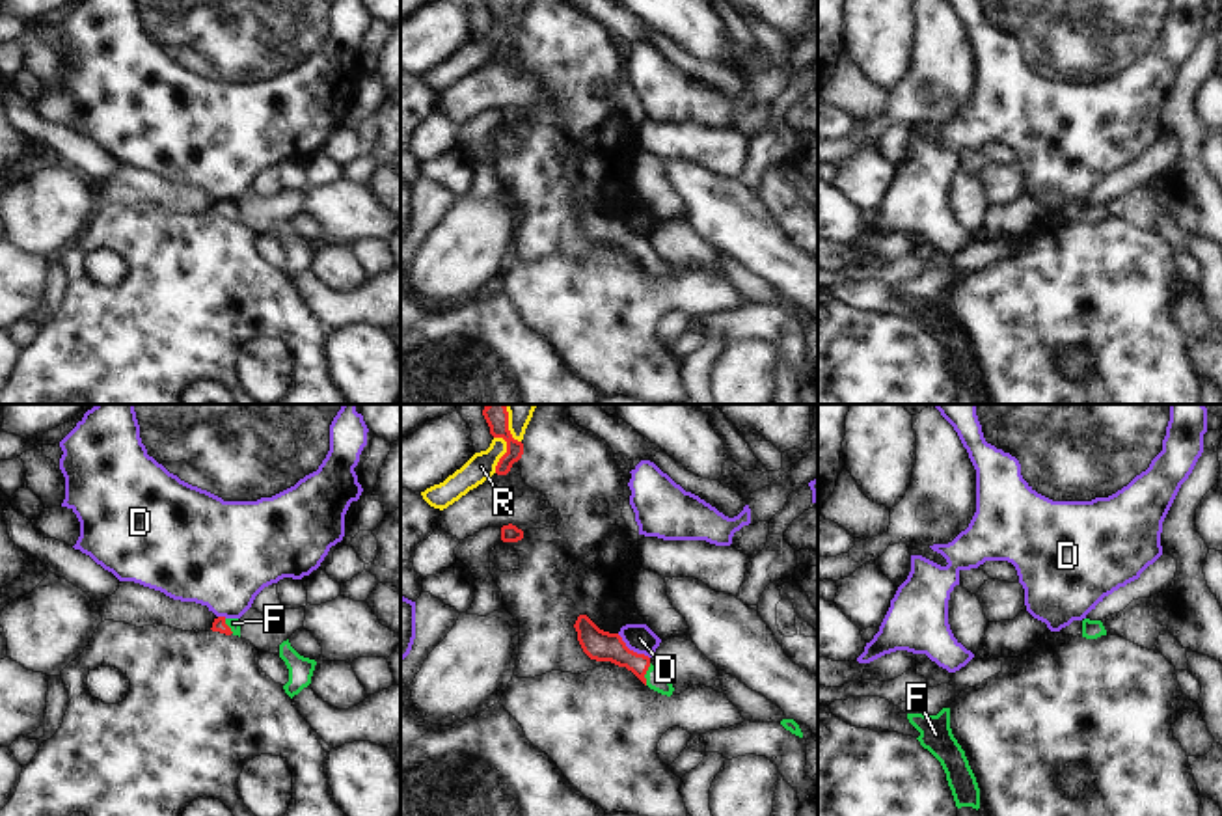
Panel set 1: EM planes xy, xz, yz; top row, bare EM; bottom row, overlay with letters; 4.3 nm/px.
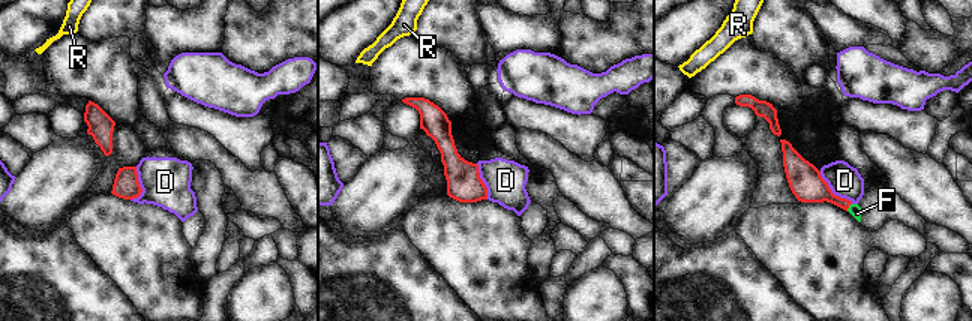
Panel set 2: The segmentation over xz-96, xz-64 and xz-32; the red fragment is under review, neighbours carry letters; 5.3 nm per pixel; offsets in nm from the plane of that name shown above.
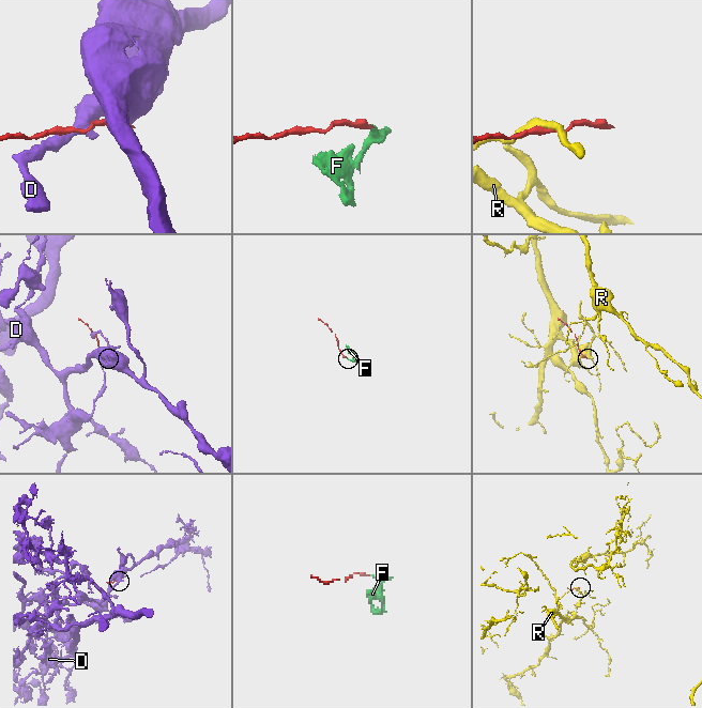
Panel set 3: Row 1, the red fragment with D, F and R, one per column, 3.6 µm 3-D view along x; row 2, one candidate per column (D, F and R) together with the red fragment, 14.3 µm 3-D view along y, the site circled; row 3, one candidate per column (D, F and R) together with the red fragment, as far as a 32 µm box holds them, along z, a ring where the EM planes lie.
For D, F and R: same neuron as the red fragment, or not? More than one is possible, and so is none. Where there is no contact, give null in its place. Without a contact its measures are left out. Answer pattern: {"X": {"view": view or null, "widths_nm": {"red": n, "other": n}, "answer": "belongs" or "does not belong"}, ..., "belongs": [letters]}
{"D": {"view": "xz", "widths_nm": {"red": 130, "other": 120}, "answer": "does not belong"}, "F": {"view": "xz", "widths_nm": {"red": 130, "other": 80}, "answer": "belongs"}, "R": {"view": "xz", "widths_nm": {"red": 80, "other": 120}, "answer": "does not belong"}, "belongs": ["F"]}

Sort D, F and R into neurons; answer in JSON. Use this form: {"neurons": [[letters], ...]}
{"neurons": [["D"], ["F"], ["R"]]}

